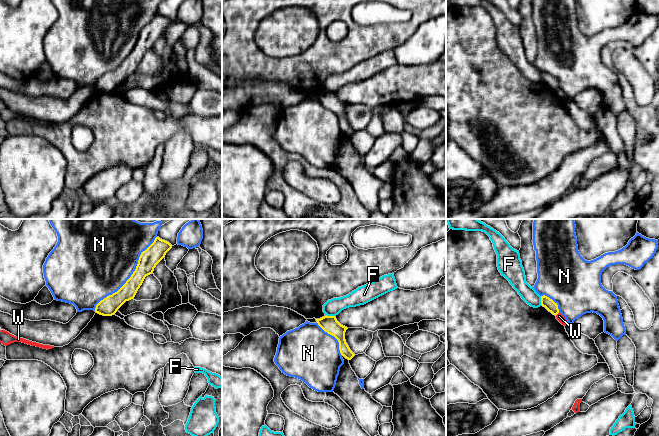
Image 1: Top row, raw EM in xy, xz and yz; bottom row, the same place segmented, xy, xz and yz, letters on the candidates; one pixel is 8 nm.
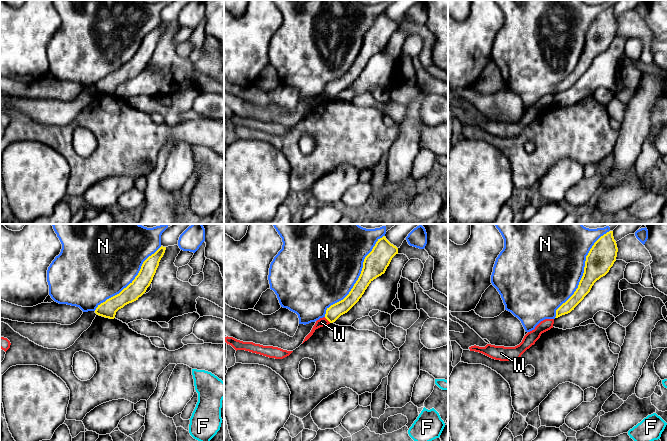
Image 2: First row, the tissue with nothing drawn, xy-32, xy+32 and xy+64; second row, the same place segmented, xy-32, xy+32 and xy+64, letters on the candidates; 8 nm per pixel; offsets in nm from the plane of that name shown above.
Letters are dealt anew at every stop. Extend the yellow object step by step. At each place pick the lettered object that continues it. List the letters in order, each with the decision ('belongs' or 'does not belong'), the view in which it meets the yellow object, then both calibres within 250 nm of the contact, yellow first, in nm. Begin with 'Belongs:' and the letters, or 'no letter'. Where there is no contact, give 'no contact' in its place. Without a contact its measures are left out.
Belongs: no letter
F: does not belong; meets yellow in yz; 90 nm thick on the yellow side, 130 nm on the other
N: does not belong; meets yellow in xy; 150 nm thick on the yellow side, 480 nm on the other
W: does not belong; meets yellow in yz; 90 nm thick on the yellow side, 60 nm on the other

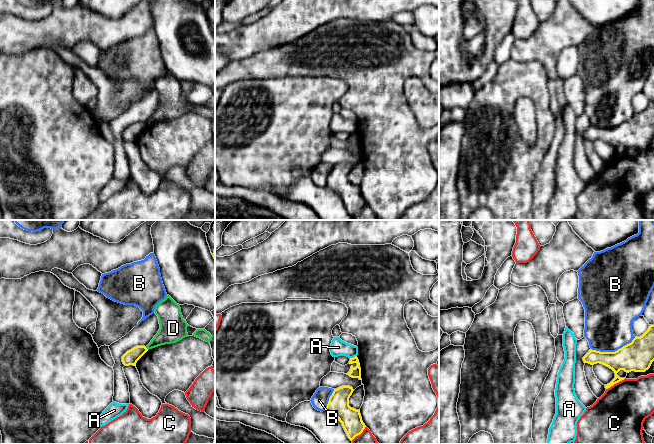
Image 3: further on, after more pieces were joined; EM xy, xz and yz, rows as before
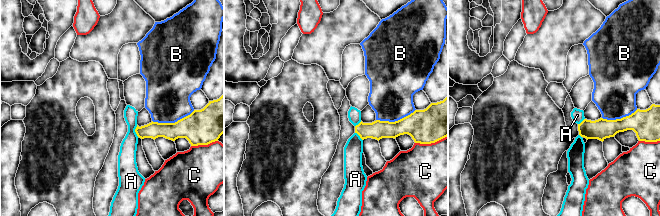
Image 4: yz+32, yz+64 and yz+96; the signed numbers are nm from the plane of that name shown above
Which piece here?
Belongs: no letter
A: does not belong; meets yellow in xz; 80 nm thick on the yellow side, 130 nm on the other
B: does not belong; meets yellow in yz; 240 nm thick on the yellow side, 380 nm on the other
C: does not belong; meets yellow in yz; 220 nm thick on the yellow side, 400 nm on the other
D: does not belong; meets yellow in xy; 120 nm thick on the yellow side, 190 nm on the other

